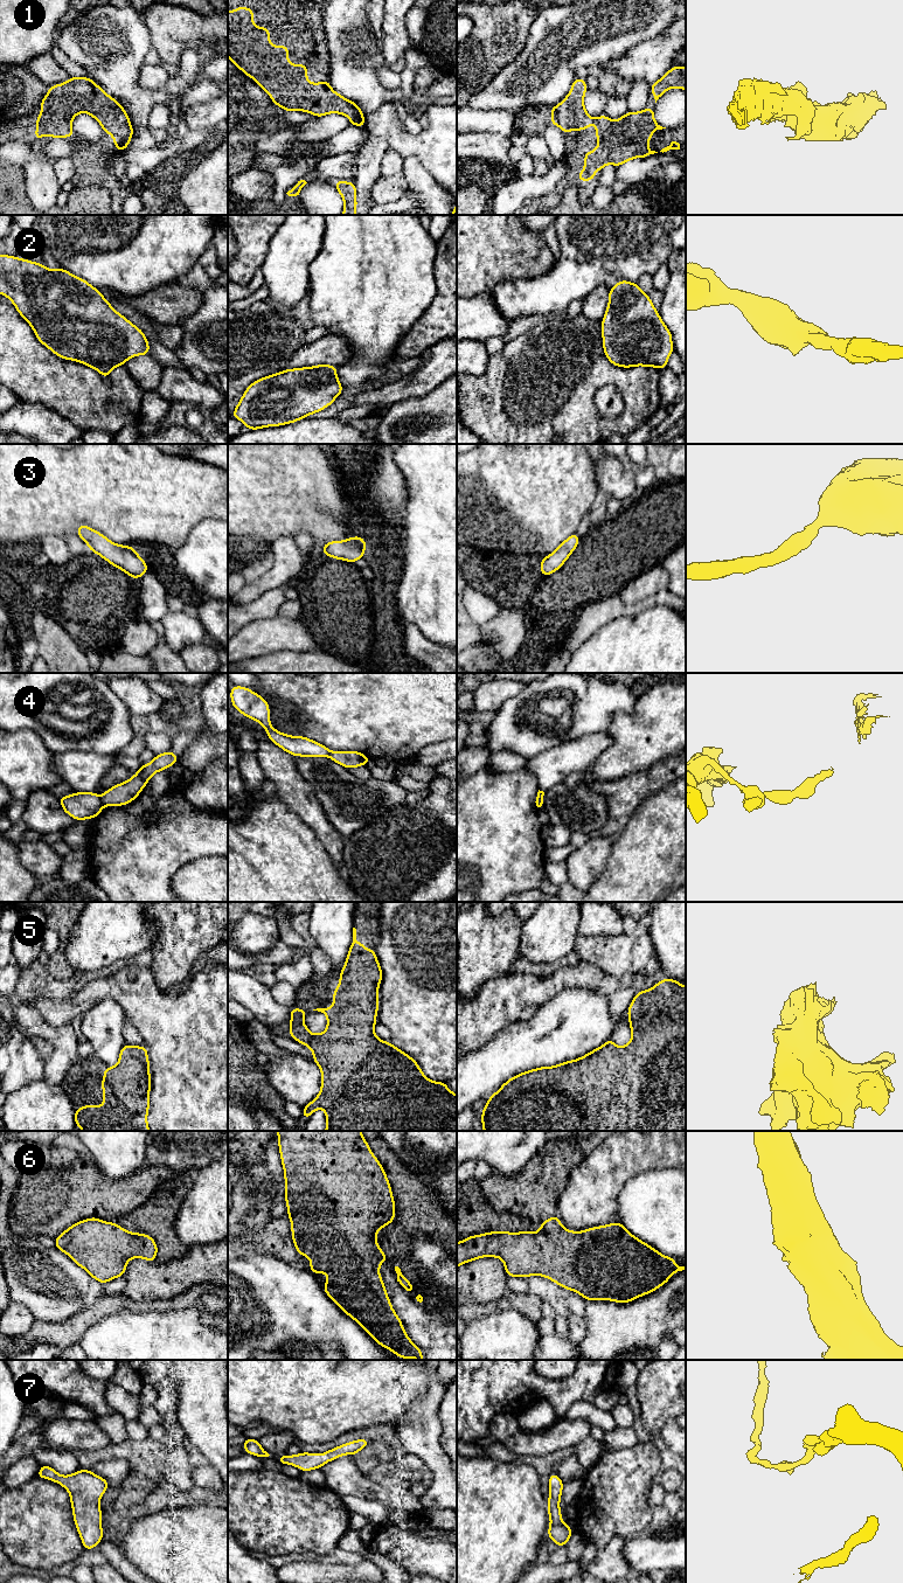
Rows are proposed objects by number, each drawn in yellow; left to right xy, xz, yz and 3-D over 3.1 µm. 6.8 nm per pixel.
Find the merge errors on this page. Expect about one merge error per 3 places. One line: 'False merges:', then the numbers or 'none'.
False merges: 4

